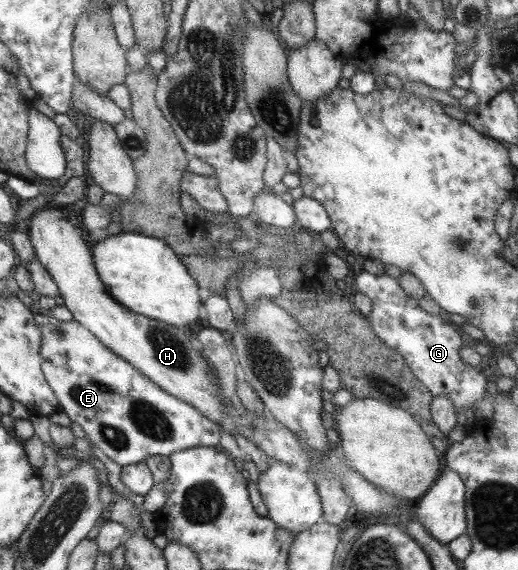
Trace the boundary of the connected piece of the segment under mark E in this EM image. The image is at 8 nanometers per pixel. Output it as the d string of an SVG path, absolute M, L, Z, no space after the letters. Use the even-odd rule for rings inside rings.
M48 313L35 314L35 320L43 331L43 370L47 382L55 390L60 408L66 412L71 422L82 426L87 440L99 448L110 460L122 468L145 462L152 455L172 455L200 446L220 445L219 426L196 410L190 403L152 382L147 375L132 366L126 359L120 358L100 342L85 326L76 319L59 321Z

